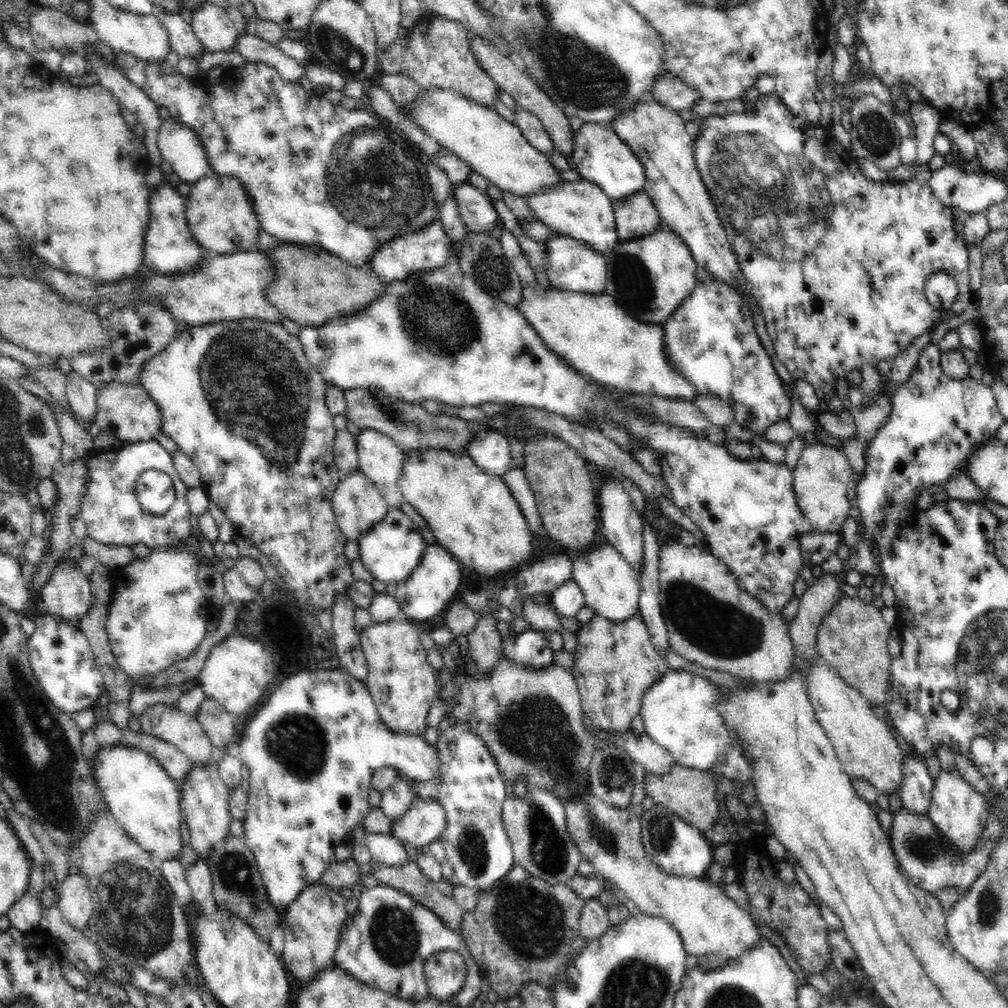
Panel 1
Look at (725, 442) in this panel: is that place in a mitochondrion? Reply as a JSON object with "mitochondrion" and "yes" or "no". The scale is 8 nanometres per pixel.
{"mitochondrion":"no"}

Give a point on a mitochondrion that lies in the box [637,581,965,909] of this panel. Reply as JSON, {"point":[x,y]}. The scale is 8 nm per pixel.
{"point":[922,846]}

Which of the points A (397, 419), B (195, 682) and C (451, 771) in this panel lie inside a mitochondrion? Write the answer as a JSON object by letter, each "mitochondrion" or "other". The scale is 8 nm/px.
{"A":"mitochondrion","B":"other","C":"other"}

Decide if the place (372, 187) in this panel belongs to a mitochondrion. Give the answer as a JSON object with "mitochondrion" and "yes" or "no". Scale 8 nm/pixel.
{"mitochondrion":"yes"}

